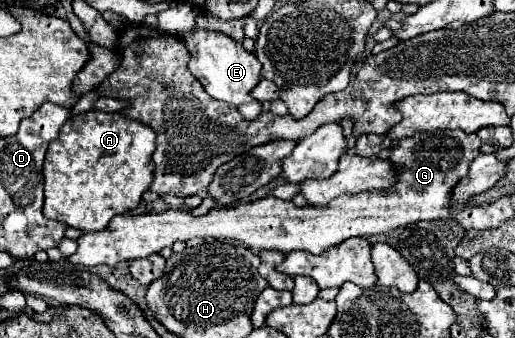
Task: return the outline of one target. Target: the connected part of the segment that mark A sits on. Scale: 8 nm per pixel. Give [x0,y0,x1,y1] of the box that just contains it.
[44,109,156,231]

